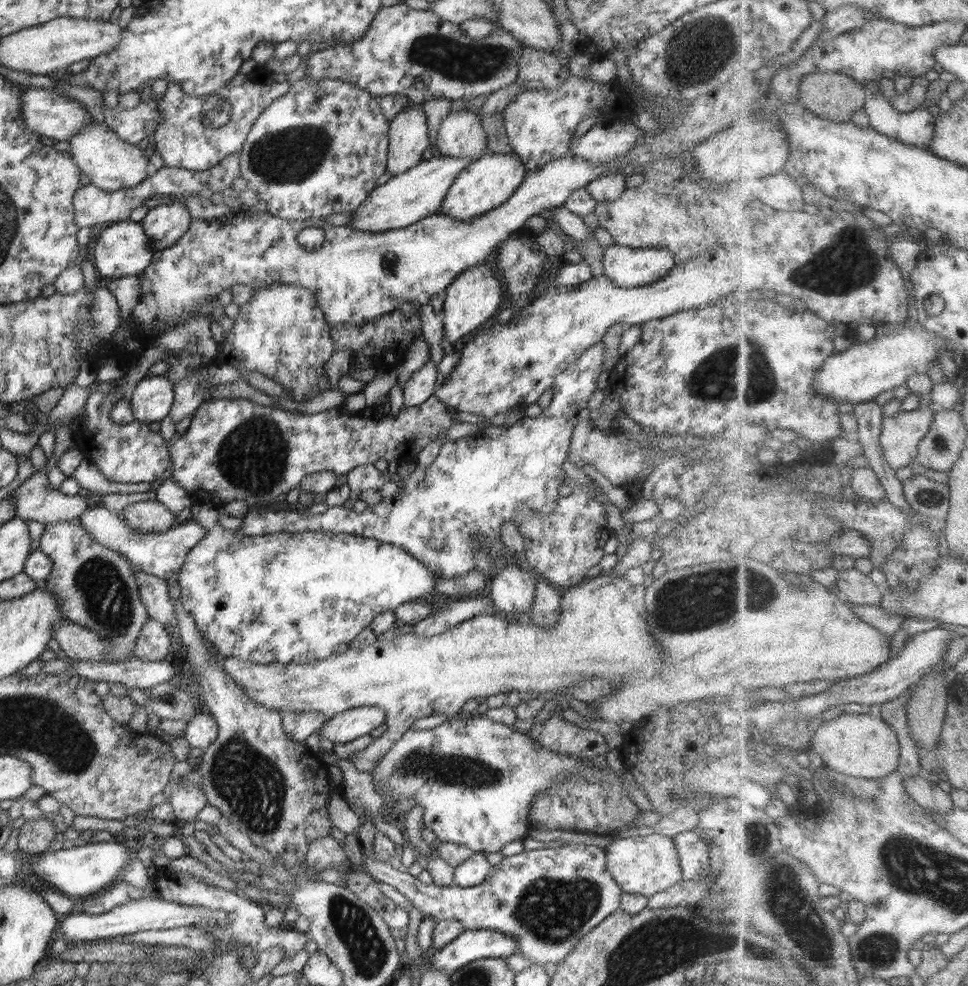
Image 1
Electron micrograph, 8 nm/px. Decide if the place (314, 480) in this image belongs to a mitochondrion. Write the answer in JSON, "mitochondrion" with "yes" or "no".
{"mitochondrion":"no"}

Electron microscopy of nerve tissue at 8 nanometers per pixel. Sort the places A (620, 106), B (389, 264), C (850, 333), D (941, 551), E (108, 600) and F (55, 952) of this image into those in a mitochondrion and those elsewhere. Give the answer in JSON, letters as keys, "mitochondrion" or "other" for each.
{"A":"other","B":"other","C":"other","D":"other","E":"mitochondrion","F":"other"}

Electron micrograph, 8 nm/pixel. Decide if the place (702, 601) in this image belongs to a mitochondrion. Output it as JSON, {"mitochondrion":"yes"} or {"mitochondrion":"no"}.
{"mitochondrion":"yes"}

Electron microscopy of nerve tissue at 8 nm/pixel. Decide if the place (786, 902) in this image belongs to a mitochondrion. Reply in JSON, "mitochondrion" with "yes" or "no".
{"mitochondrion":"yes"}

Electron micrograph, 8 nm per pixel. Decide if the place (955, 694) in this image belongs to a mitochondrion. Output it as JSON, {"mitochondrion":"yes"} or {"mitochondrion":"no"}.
{"mitochondrion":"no"}

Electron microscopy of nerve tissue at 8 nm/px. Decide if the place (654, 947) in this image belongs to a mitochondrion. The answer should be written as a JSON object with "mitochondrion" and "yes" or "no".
{"mitochondrion":"yes"}

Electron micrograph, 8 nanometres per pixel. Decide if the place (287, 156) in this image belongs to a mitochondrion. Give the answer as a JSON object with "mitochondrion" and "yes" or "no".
{"mitochondrion":"yes"}

